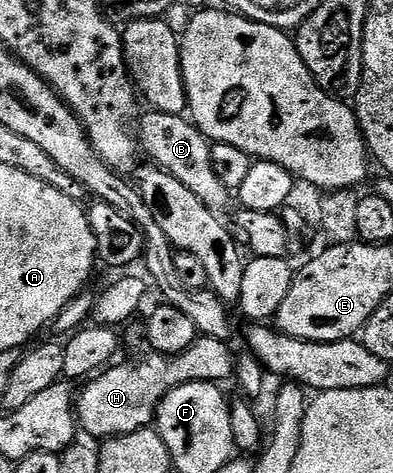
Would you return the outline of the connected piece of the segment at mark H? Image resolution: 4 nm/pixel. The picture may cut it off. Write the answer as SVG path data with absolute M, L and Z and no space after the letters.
M199 337L184 351L178 355L158 355L149 353L142 363L137 363L132 367L125 363L122 367L118 365L110 366L100 373L92 376L84 384L85 387L75 399L75 410L77 413L77 422L80 430L89 435L94 435L97 441L114 439L116 435L126 435L136 431L146 430L156 420L157 410L163 401L163 397L171 389L175 389L184 383L215 383L224 384L224 379L232 380L234 378L234 348L229 348L230 344L223 339L206 339Z

